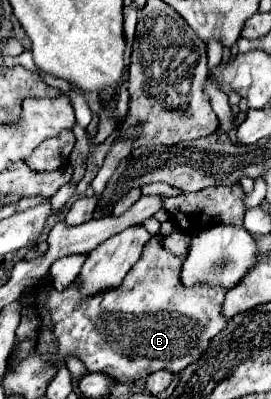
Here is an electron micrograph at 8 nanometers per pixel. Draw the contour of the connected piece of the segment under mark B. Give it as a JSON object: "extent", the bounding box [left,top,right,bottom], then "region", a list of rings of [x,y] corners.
{"extent":[34,235,228,383],"region":[[[154,235],[144,251],[138,263],[132,267],[132,271],[126,275],[124,283],[116,291],[106,291],[104,295],[94,295],[92,299],[84,299],[78,291],[78,283],[70,285],[64,291],[48,289],[48,291],[34,291],[34,301],[44,299],[46,307],[50,309],[52,319],[52,331],[58,341],[58,355],[64,359],[66,355],[76,355],[88,371],[92,373],[104,373],[110,375],[118,383],[130,383],[148,377],[150,373],[158,369],[166,369],[174,375],[178,375],[184,367],[200,359],[204,355],[210,339],[220,333],[228,321],[222,319],[220,305],[224,301],[224,291],[214,287],[184,287],[180,283],[180,267],[182,259],[172,255],[162,247],[162,237]]]}

